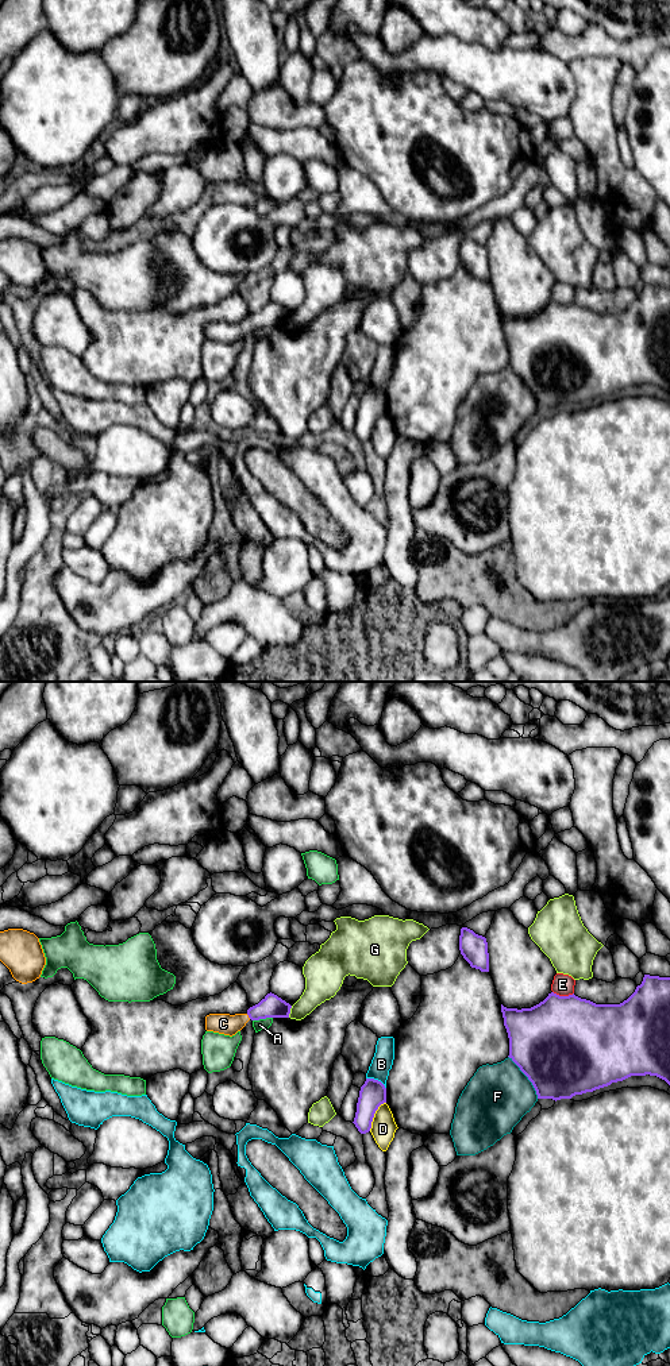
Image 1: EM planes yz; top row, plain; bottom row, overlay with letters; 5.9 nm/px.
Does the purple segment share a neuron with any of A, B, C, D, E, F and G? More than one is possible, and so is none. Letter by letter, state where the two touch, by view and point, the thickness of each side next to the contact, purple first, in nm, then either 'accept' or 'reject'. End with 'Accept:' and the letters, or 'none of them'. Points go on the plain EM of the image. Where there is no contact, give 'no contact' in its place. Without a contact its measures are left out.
A: meets purple in yz at (262, 327); 140 nm thick on the purple side, 70 nm on the other; reject
B: meets purple in yz at (377, 389); 160 nm thick on the purple side, 120 nm on the other; reject
C: meets purple in yz at (249, 325); 140 nm thick on the purple side, 130 nm on the other; accept
D: meets purple in yz at (373, 424); 160 nm thick on the purple side, 140 nm on the other; reject
E: meets purple in yz at (563, 305); 500 nm thick on the purple side, 130 nm on the other; reject
F: meets purple in yz at (527, 385); 500 nm thick on the purple side, 380 nm on the other; reject
G: meets purple in yz at (289, 320); 140 nm thick on the purple side, 200 nm on the other; reject
Accept: C

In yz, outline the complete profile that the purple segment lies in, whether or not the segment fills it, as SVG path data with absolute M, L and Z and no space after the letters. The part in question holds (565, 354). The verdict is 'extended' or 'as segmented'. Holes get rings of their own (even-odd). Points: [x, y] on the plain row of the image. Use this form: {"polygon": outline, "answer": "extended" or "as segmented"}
{"polygon": "M644 283L635 301L620 313L596 313L578 305L554 301L531 317L501 313L509 347L509 367L532 391L538 408L571 408L575 404L623 390L631 385L656 385L670 394L670 286Z", "answer": "as segmented"}

